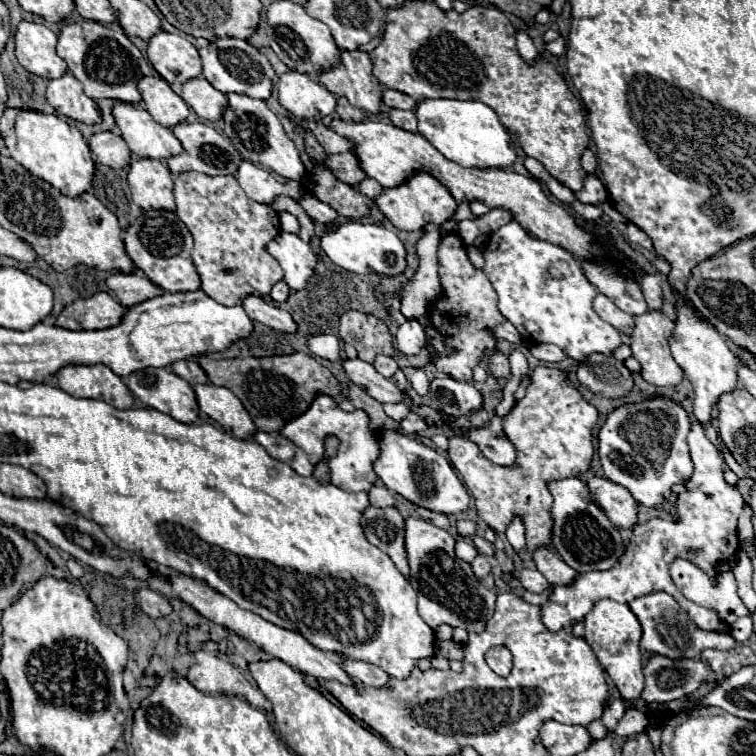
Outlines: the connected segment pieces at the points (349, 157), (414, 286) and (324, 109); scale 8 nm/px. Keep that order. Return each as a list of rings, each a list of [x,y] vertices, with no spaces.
[[[353,151],[331,155],[325,163],[335,173],[335,177],[347,185],[357,185],[367,177],[365,171],[361,171],[361,165],[357,163],[357,159],[353,159]]]
[[[425,225],[425,235],[421,237],[417,245],[419,253],[419,271],[415,277],[403,287],[401,295],[401,313],[407,319],[419,319],[423,317],[425,305],[433,299],[441,297],[441,283],[437,273],[437,247],[441,243],[439,225]]]
[[[289,71],[279,77],[279,103],[297,119],[323,119],[335,111],[337,99],[309,75]]]

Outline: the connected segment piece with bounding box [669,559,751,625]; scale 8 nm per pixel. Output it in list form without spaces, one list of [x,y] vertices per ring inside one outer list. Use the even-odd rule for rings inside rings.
[[[675,559],[669,567],[669,573],[671,573],[671,579],[673,583],[677,585],[677,589],[693,603],[701,605],[701,607],[707,607],[707,609],[713,609],[717,611],[717,615],[721,615],[721,621],[725,621],[727,625],[735,623],[737,617],[741,615],[751,615],[749,609],[743,605],[741,597],[737,595],[737,581],[735,581],[735,575],[731,571],[731,563],[717,563],[715,567],[715,581],[717,581],[717,587],[711,583],[709,575],[705,571],[701,571],[699,567],[693,567],[693,563],[685,561],[685,559]]]

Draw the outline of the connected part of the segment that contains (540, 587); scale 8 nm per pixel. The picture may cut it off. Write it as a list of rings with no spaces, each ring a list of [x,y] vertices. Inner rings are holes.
[[[523,569],[519,581],[531,593],[543,593],[545,589],[549,589],[549,581],[537,569]]]

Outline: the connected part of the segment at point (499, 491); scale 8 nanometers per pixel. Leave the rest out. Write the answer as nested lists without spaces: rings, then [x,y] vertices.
[[[535,367],[531,371],[527,395],[515,403],[509,415],[503,417],[505,437],[517,447],[517,463],[513,463],[513,467],[497,467],[495,463],[489,463],[471,439],[449,439],[449,459],[471,491],[479,519],[493,531],[505,533],[513,517],[521,517],[525,523],[529,553],[539,547],[551,547],[553,495],[547,485],[553,479],[577,477],[589,469],[593,459],[593,429],[597,421],[597,409],[567,383],[567,371],[555,367]]]

